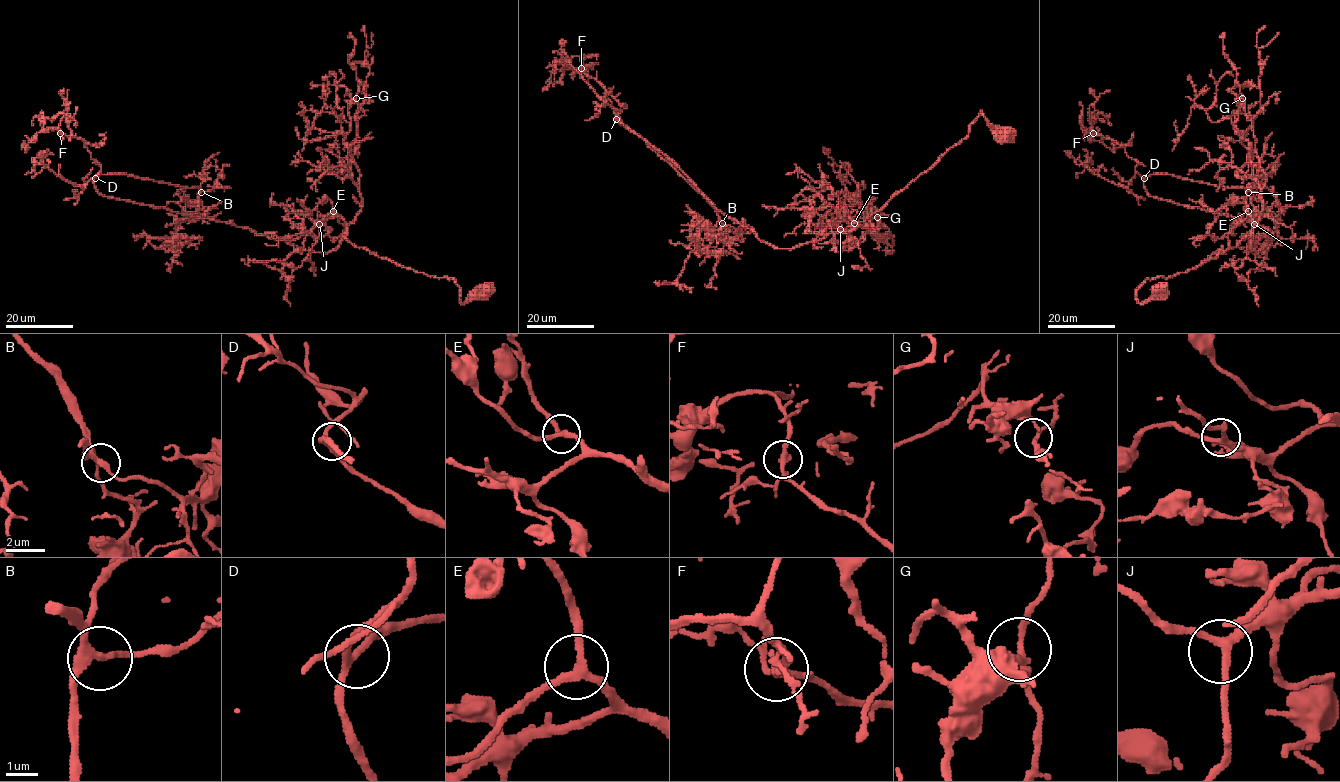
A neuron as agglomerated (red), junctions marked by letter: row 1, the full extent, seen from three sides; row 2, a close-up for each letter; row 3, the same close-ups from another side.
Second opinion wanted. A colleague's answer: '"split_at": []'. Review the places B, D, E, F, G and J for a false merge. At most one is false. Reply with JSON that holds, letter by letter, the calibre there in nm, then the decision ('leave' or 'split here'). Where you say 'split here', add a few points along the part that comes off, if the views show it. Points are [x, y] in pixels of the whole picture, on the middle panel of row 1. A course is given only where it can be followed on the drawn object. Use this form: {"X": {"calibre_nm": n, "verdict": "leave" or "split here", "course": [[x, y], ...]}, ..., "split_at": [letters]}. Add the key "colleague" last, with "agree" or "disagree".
{"B": {"calibre_nm": 220, "verdict": "leave"}, "D": {"calibre_nm": 200, "verdict": "leave"}, "E": {"calibre_nm": 240, "verdict": "leave"}, "F": {"calibre_nm": 220, "verdict": "leave"}, "G": {"calibre_nm": 160, "verdict": "leave"}, "J": {"calibre_nm": 220, "verdict": "leave"}, "split_at": [], "colleague": "agree"}

